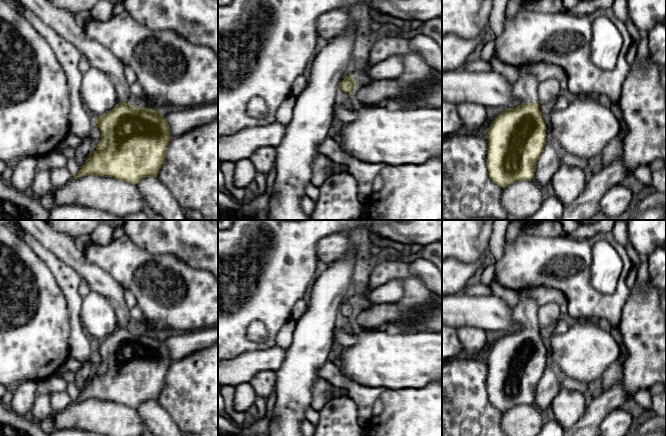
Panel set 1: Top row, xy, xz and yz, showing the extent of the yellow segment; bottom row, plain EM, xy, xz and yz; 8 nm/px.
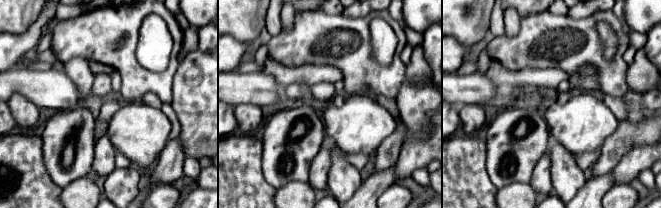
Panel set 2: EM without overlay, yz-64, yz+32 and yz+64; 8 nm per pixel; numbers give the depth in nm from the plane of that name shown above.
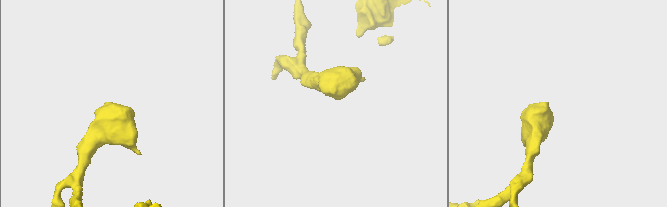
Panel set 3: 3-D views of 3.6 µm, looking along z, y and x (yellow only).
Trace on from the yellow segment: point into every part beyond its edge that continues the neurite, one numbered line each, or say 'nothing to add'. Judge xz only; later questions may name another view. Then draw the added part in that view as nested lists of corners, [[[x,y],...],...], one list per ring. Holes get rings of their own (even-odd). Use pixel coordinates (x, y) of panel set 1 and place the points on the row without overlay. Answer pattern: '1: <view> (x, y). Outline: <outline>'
nothing to add

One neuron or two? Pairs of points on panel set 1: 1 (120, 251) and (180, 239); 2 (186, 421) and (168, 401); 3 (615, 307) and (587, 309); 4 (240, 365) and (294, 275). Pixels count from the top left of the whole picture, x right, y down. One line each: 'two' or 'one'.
1: two
2: one
3: one
4: two

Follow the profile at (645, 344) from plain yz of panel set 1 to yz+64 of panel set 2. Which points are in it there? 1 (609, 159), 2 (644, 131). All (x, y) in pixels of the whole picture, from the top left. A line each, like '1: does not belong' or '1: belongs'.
1: does not belong
2: does not belong

